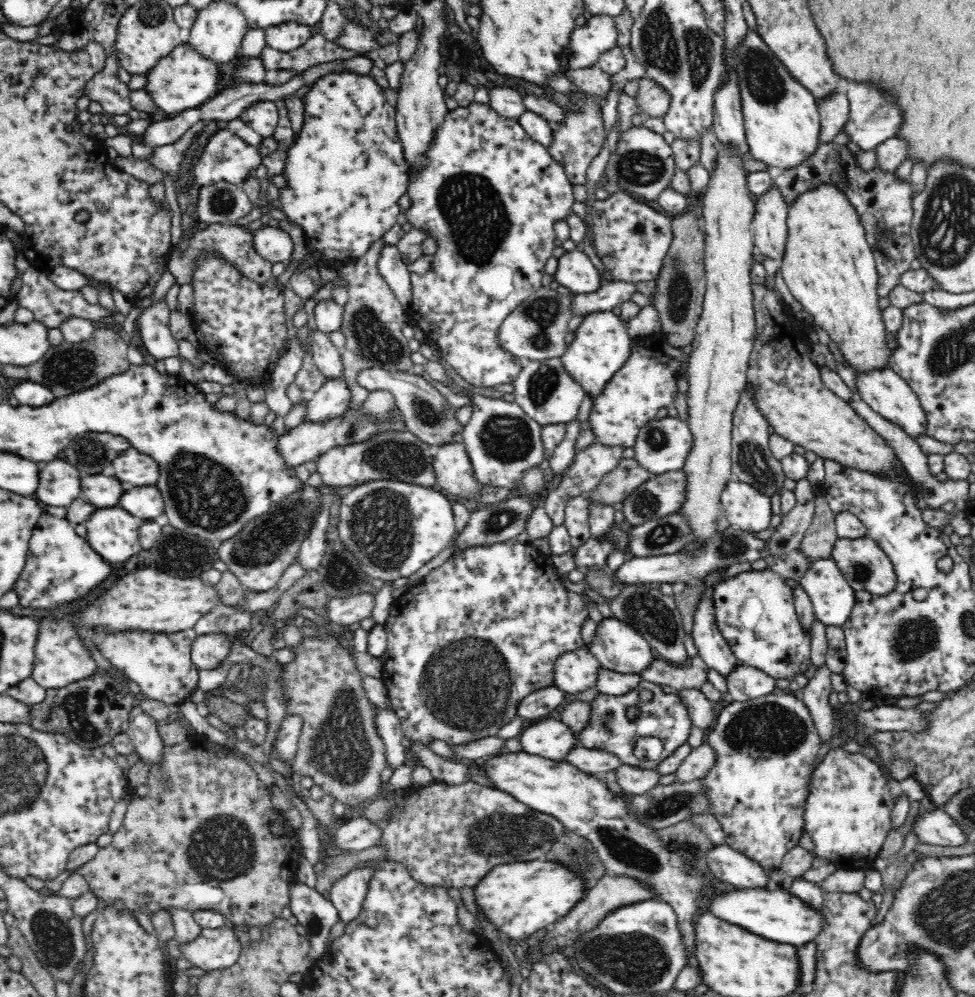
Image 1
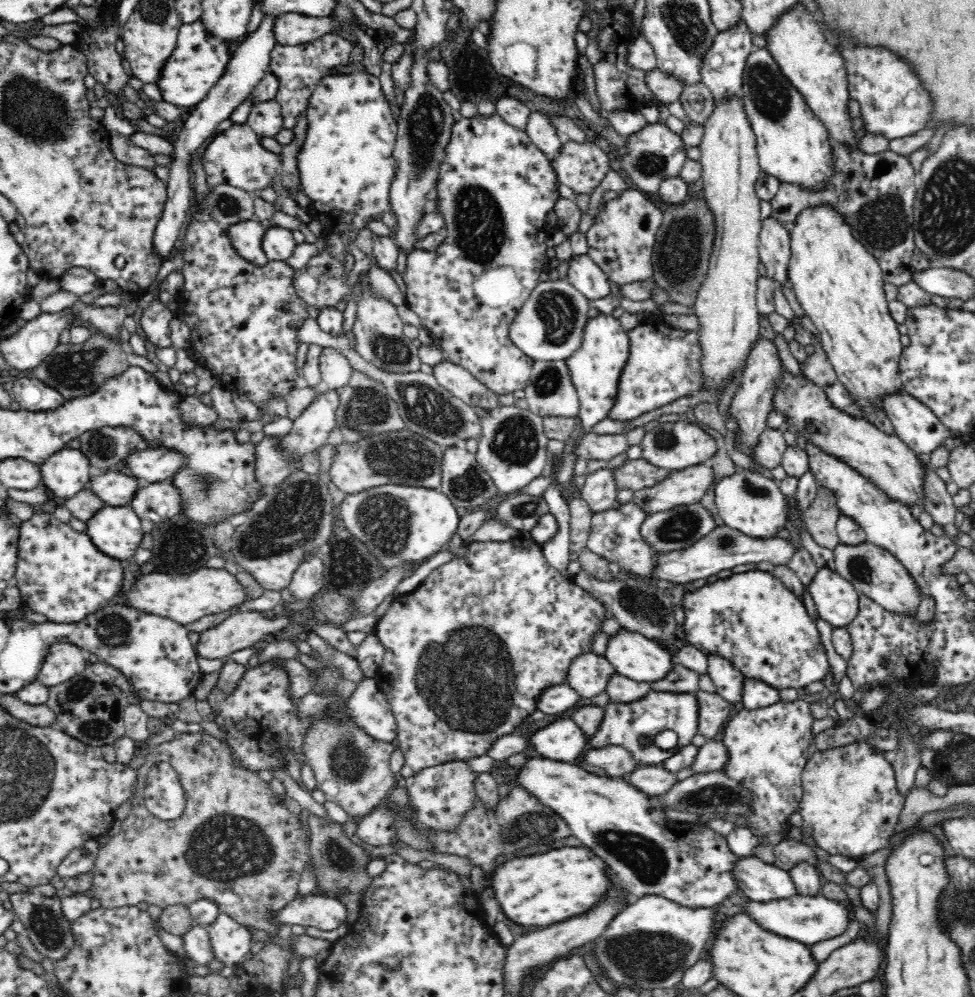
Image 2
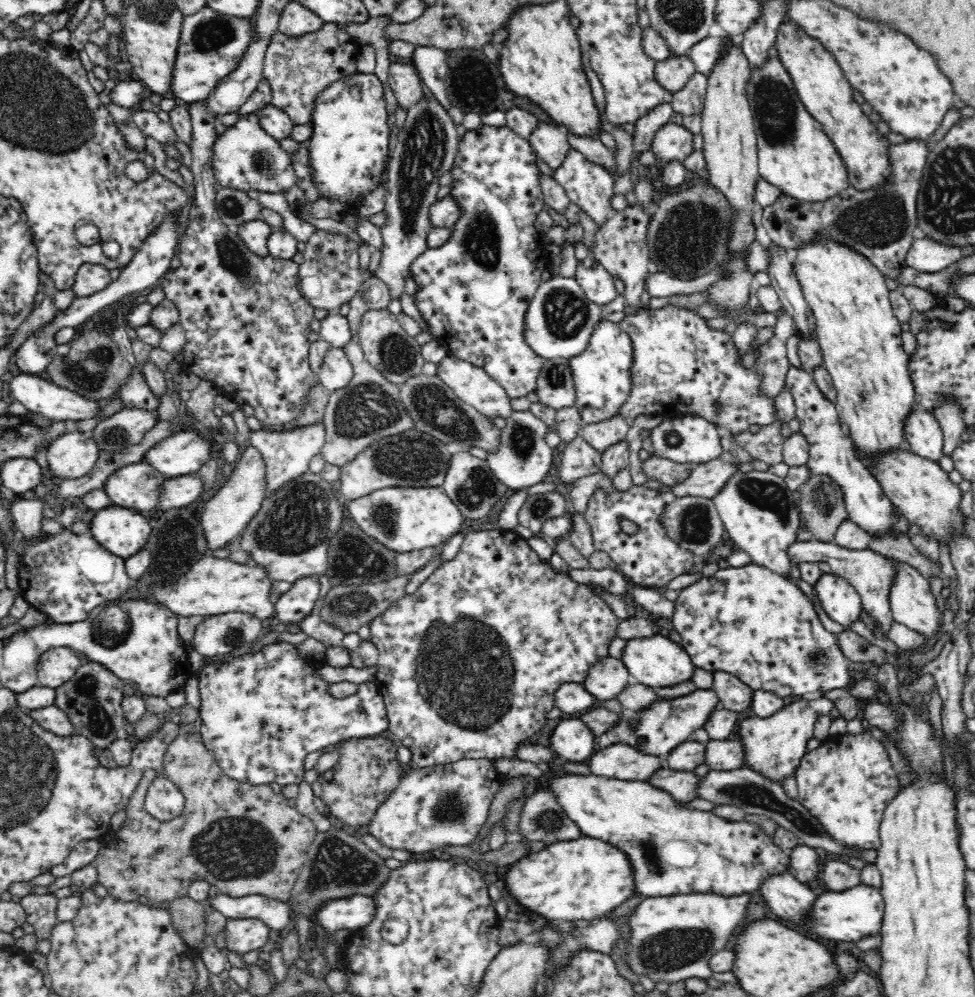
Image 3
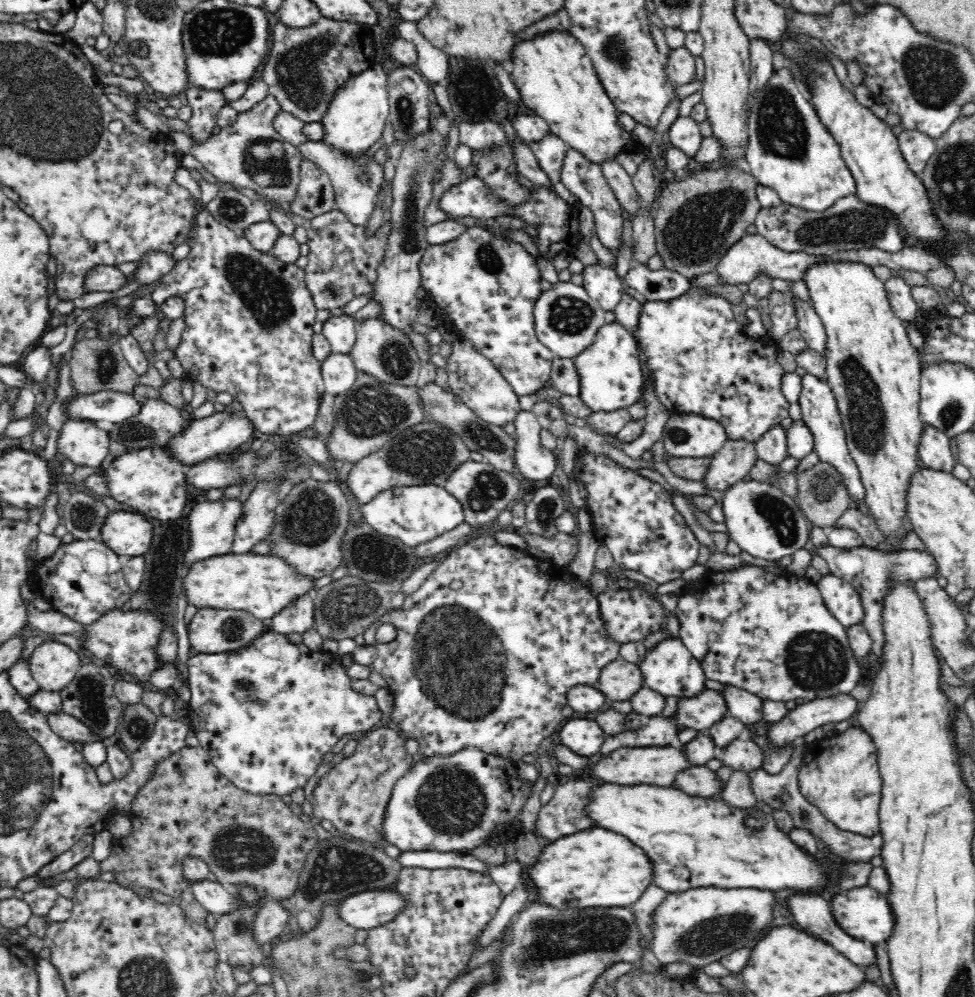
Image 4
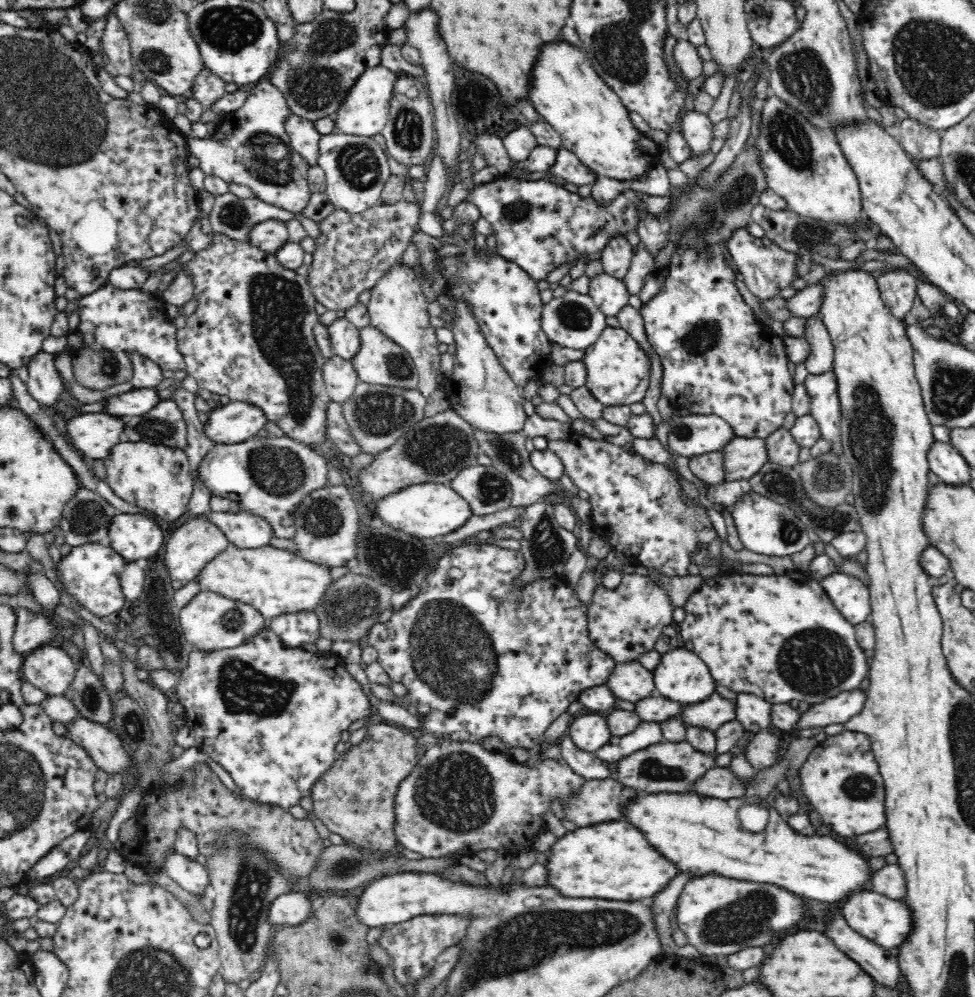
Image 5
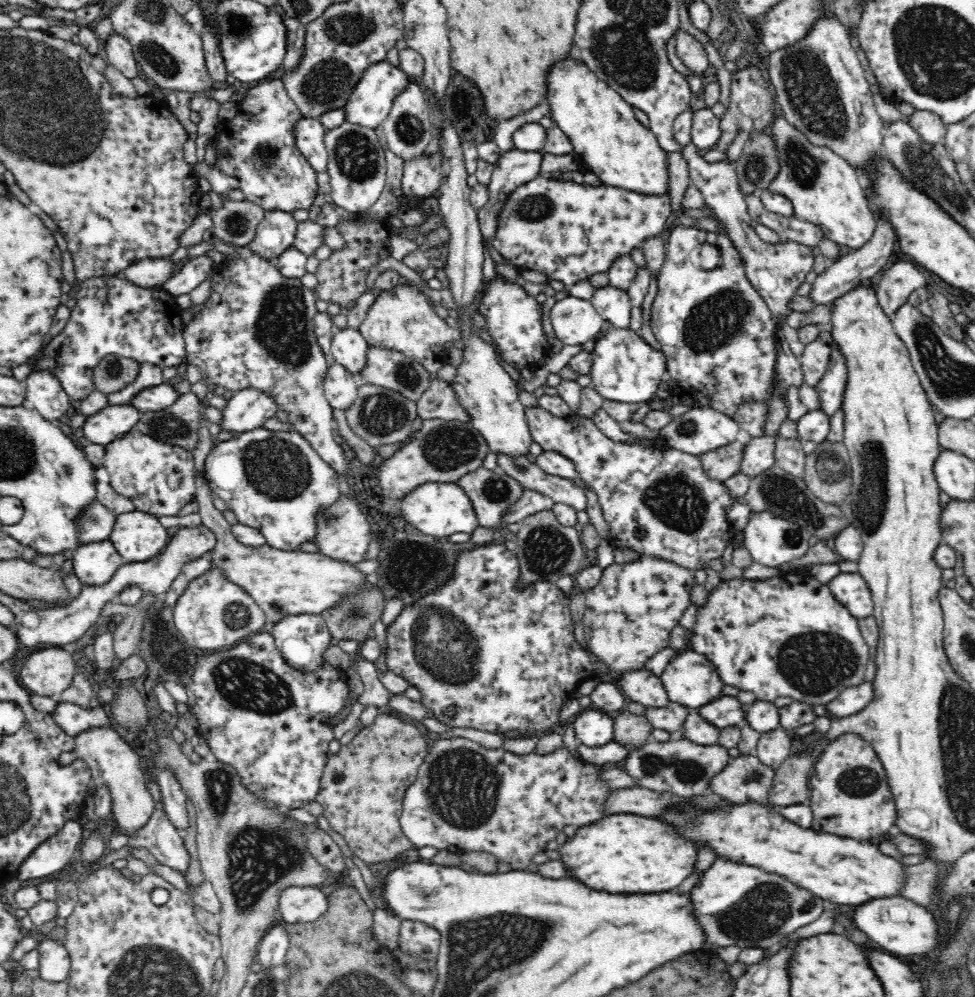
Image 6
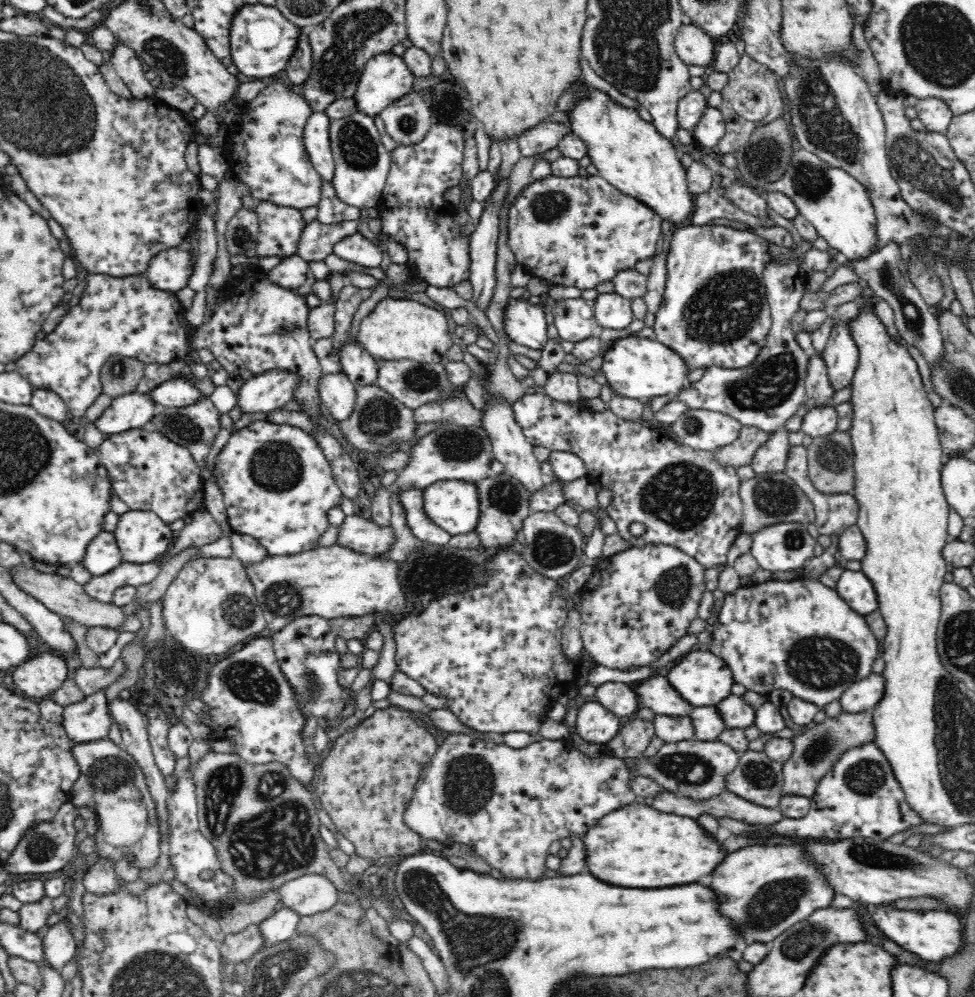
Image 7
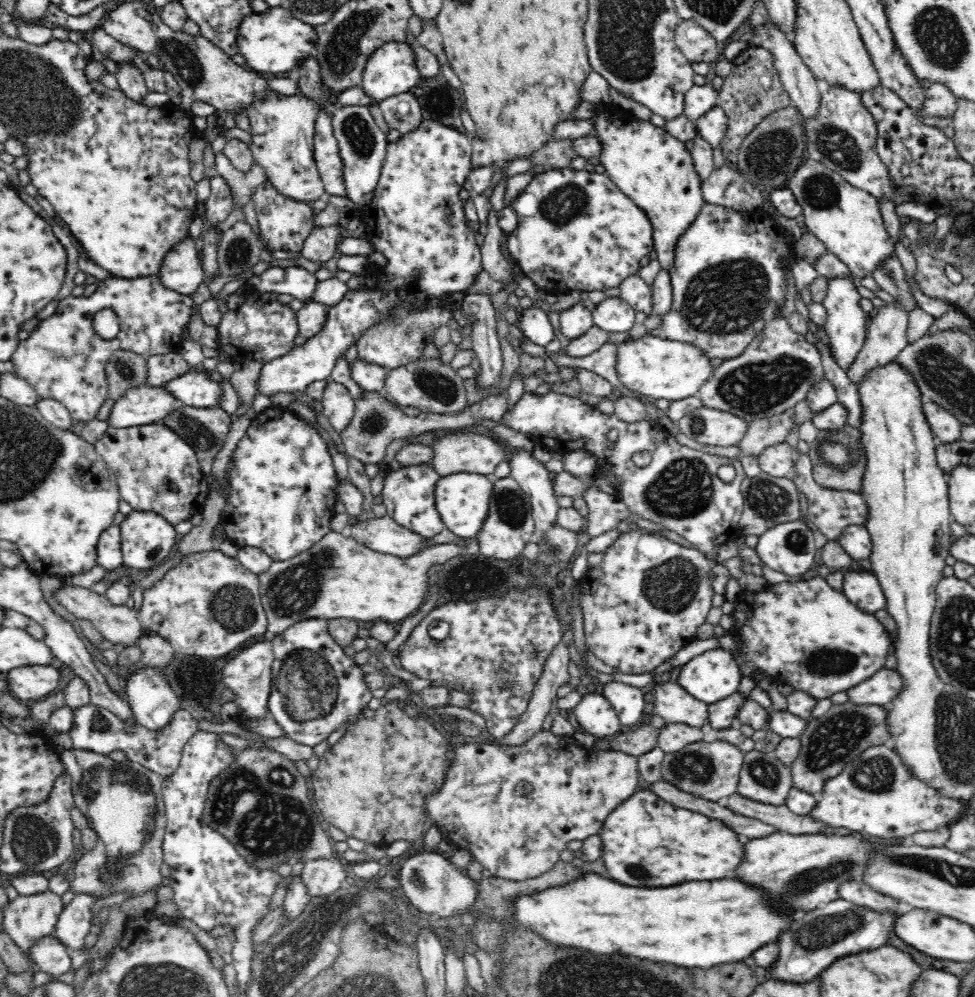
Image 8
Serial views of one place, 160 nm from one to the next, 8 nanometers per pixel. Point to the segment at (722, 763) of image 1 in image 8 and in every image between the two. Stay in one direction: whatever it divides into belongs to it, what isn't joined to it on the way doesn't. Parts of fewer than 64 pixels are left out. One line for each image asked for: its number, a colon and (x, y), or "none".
2: (768, 747)
3: (774, 746)
4: (805, 718)
5: (839, 709)
6: (851, 701)
7: (862, 696)
8: (885, 686)

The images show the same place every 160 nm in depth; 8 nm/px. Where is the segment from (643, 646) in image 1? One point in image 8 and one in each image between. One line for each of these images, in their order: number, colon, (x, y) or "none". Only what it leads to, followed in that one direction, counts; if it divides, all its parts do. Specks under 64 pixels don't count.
2: (636, 657)
3: (657, 661)
4: (669, 668)
5: (681, 675)
6: (691, 679)
7: (705, 678)
8: (715, 674)

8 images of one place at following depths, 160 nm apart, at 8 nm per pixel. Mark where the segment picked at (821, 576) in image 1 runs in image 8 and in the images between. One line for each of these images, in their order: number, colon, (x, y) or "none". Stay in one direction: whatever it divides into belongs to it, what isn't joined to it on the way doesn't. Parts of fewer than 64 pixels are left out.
2: (837, 601)
3: (838, 598)
4: (841, 597)
5: (851, 596)
6: (850, 590)
7: (855, 588)
8: (862, 588)

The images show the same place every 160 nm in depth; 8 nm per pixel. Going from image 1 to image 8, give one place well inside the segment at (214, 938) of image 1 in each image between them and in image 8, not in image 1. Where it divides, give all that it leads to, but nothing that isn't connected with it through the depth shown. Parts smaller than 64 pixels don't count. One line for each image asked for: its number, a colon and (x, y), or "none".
2: (231, 940)
3: (244, 935)
4: (273, 918)
5: (292, 908)
6: (298, 903)
7: (311, 893)
8: (323, 875)

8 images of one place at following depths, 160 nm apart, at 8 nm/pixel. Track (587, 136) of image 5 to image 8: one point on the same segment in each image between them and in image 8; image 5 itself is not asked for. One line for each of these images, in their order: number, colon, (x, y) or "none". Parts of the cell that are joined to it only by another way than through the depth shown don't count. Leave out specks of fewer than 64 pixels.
6: (608, 140)
7: (631, 154)
8: (655, 170)

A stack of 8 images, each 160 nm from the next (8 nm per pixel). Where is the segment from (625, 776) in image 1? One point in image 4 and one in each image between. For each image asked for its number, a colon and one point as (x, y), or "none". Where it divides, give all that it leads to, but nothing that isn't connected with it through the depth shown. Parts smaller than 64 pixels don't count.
2: (656, 781)
3: (683, 785)
4: (701, 781)

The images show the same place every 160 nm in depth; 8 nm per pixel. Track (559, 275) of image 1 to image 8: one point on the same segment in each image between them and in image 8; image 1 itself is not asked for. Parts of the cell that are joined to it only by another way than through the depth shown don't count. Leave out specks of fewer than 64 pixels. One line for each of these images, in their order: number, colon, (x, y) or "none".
2: (583, 272)
3: (598, 283)
4: (602, 283)
5: (610, 294)
6: (614, 305)
7: (611, 311)
8: (614, 315)

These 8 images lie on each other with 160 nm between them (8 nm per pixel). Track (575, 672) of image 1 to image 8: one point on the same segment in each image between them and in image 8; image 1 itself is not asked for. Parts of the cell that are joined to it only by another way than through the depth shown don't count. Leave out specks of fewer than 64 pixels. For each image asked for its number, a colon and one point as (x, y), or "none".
2: (590, 674)
3: (607, 679)
4: (620, 681)
5: (631, 681)
6: (642, 686)
7: (655, 692)
8: (670, 701)

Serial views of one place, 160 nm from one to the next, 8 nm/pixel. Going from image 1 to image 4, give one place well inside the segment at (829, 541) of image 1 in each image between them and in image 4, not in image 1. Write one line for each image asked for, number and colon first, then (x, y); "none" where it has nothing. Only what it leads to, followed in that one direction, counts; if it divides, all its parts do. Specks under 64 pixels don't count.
2: (821, 516)
3: (821, 504)
4: (821, 494)

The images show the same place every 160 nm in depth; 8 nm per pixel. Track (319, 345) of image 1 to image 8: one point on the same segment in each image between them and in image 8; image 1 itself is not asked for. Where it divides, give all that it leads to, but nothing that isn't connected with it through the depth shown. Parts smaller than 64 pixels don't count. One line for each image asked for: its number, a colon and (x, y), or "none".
2: (336, 370)
3: (336, 371)
4: (339, 373)
5: (339, 375)
6: (339, 386)
7: (337, 392)
8: (338, 406)

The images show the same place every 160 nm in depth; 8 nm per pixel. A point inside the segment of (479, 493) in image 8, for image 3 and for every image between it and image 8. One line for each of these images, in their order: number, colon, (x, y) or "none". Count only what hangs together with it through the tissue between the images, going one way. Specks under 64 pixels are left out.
3: (403, 519)
4: (416, 514)
5: (427, 510)
6: (437, 509)
7: (453, 504)

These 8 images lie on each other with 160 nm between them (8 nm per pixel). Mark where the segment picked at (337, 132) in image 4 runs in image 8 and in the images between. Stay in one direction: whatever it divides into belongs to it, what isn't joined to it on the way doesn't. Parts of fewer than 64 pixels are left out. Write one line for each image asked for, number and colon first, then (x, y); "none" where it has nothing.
5: (365, 111)
6: (372, 98)
7: (386, 77)
8: (392, 69)

